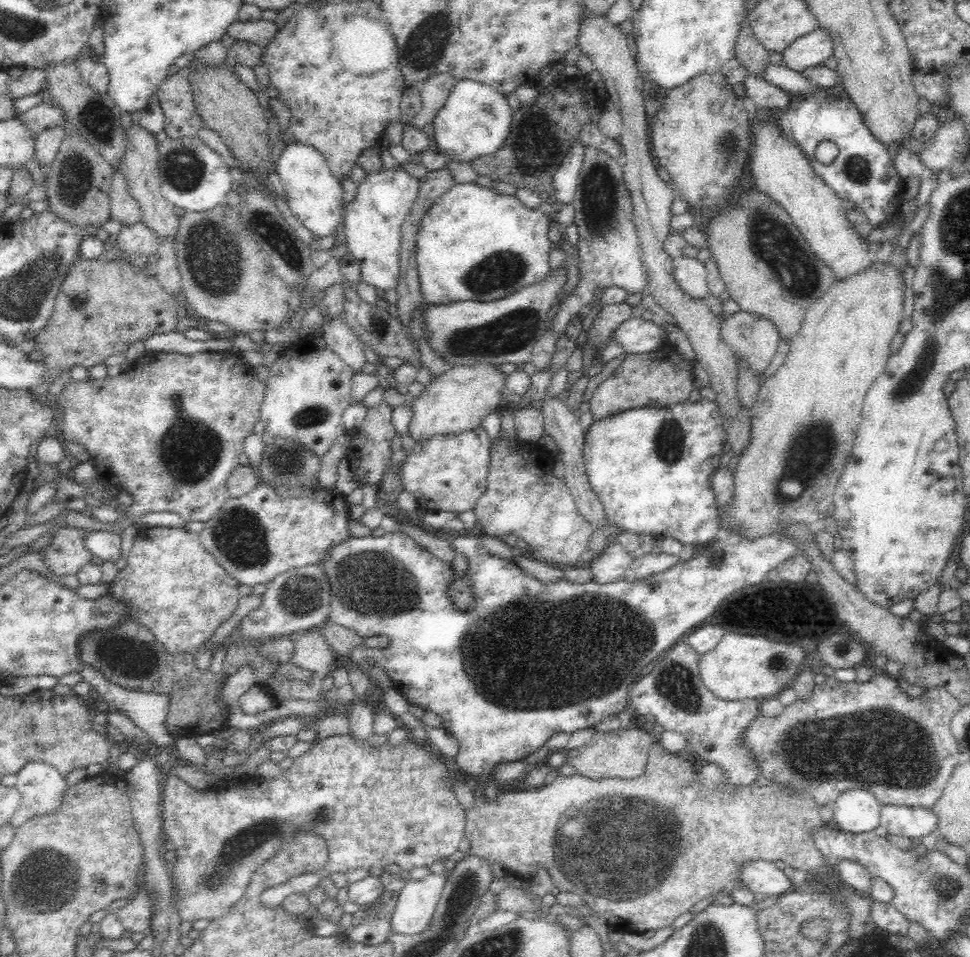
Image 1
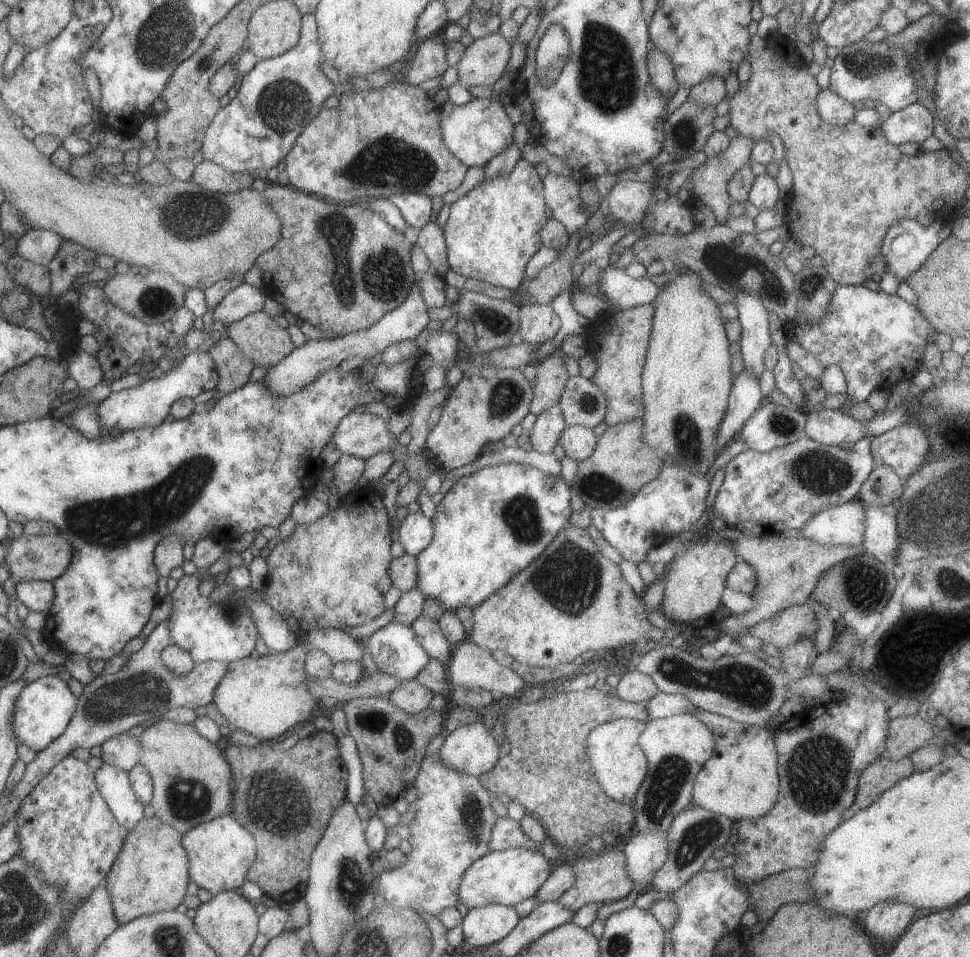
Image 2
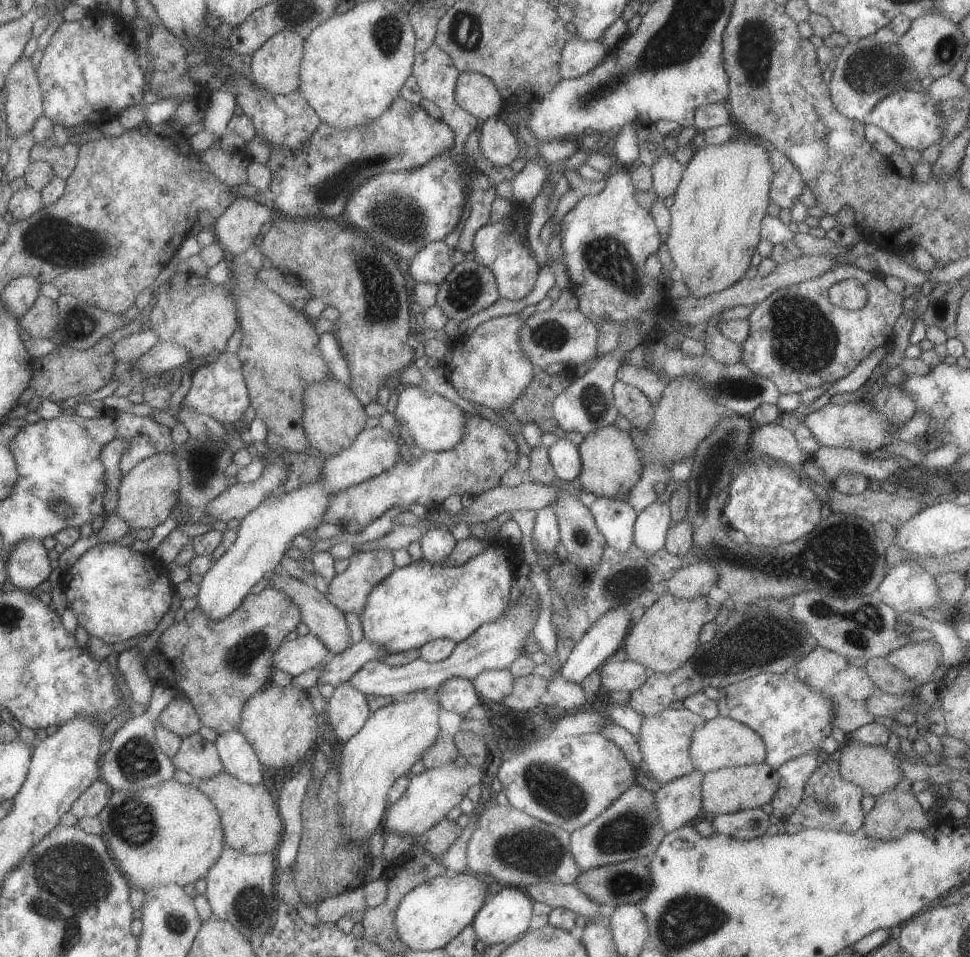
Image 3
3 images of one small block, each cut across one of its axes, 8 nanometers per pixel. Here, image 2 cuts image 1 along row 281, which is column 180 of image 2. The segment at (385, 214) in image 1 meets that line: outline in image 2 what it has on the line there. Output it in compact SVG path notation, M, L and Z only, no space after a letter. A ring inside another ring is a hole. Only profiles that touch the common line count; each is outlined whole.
M191 351L185 358L182 358L173 369L165 372L158 372L156 370L149 371L149 377L145 378L137 386L137 388L127 388L120 392L111 393L108 398L105 398L102 402L96 406L96 420L100 425L107 427L110 430L113 426L117 426L123 433L127 430L134 430L138 427L157 427L165 420L165 416L168 414L170 405L175 400L184 397L196 397L199 393L206 392L208 390L216 388L218 384L218 375L213 360L207 353L197 353Z

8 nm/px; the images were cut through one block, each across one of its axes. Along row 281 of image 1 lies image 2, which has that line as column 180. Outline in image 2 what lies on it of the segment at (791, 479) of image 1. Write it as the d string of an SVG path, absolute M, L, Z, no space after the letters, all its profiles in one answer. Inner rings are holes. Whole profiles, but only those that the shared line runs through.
M154 817L142 819L131 831L123 833L122 848L105 879L112 914L119 925L144 915L173 911L182 902L189 878L181 838Z

